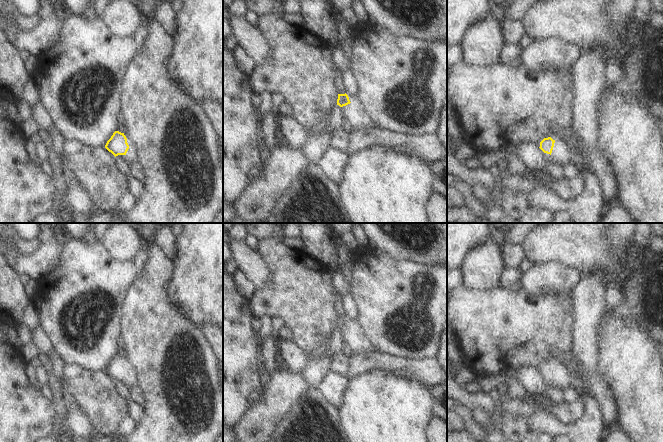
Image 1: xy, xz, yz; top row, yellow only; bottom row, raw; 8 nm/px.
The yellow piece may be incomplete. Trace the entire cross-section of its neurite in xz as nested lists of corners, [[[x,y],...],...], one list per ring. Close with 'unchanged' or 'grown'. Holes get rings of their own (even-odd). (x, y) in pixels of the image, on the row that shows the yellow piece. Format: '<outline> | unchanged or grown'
[[[346,93],[338,94],[337,105],[341,107],[344,120],[346,120],[351,127],[376,127],[363,106],[358,101],[351,102]]] | grown

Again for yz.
[[[551,137],[544,138],[540,142],[539,148],[544,153],[550,154],[554,158],[555,163],[561,166],[565,166],[569,163],[575,163],[575,156],[563,138],[556,140],[553,140]]] | grown

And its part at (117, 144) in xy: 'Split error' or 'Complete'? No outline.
Split error.

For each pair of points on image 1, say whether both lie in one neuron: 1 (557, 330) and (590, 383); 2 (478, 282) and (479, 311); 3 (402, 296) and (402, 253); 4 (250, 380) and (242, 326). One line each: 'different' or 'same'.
1: different
2: different
3: different
4: same

